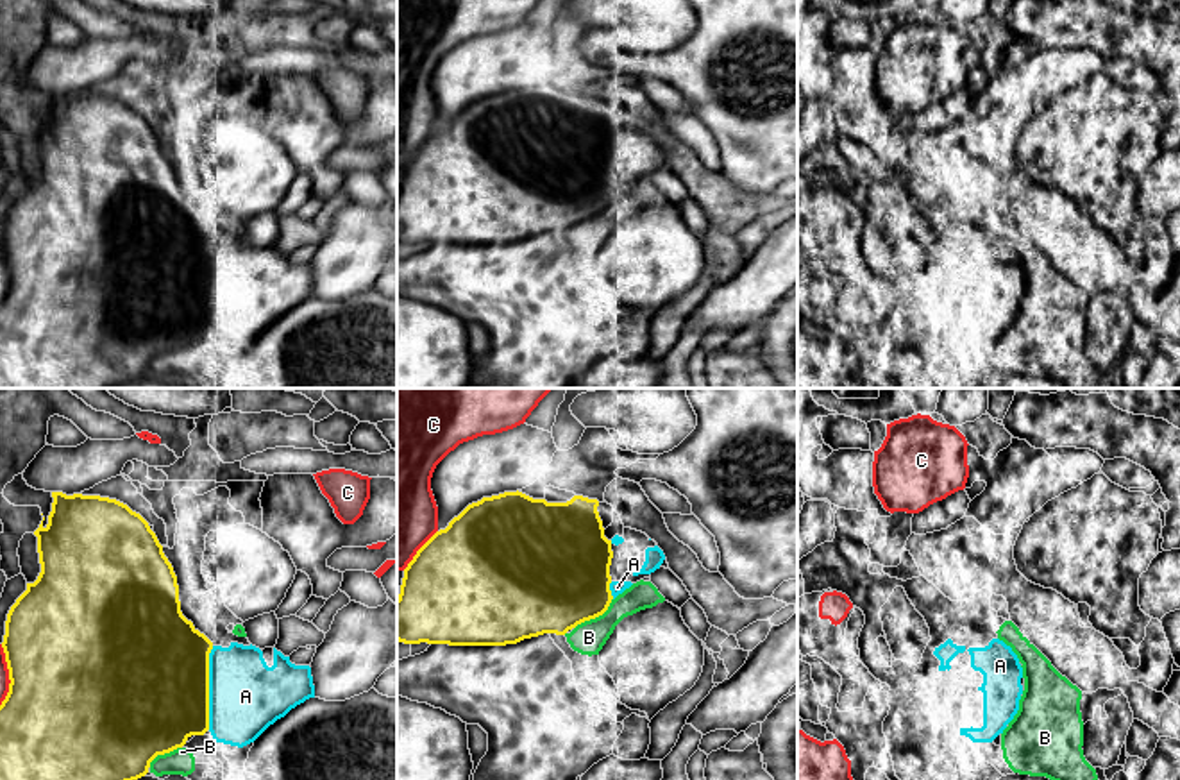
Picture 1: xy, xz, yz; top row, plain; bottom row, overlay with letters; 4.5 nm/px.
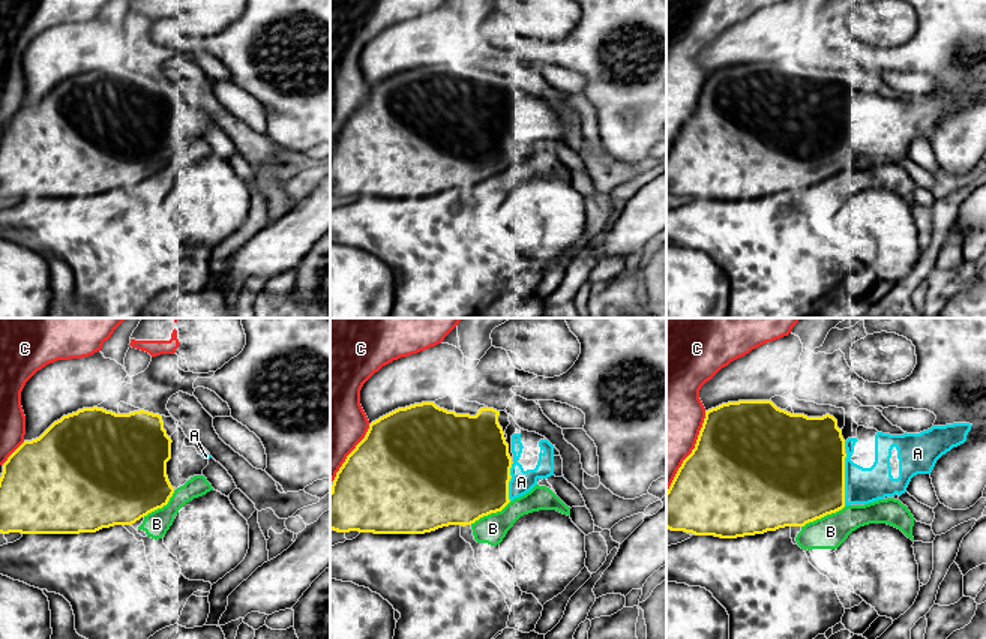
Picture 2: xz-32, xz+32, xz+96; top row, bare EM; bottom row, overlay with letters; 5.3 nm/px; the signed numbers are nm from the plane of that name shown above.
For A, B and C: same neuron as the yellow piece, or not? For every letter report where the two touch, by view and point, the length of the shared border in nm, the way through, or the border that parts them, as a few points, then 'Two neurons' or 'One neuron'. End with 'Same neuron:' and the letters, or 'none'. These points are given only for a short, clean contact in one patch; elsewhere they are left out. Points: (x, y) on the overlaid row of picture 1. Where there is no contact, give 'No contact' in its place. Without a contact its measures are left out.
A: Touches yellow at xy (208, 687). Shared border 380 nm. One neuron
B: Touches yellow at xz (596, 616). Shared border 220 nm. Two neurons
C: Touches yellow at xy (9, 675). Shared border 280 nm. Two neurons
Same neuron: A

